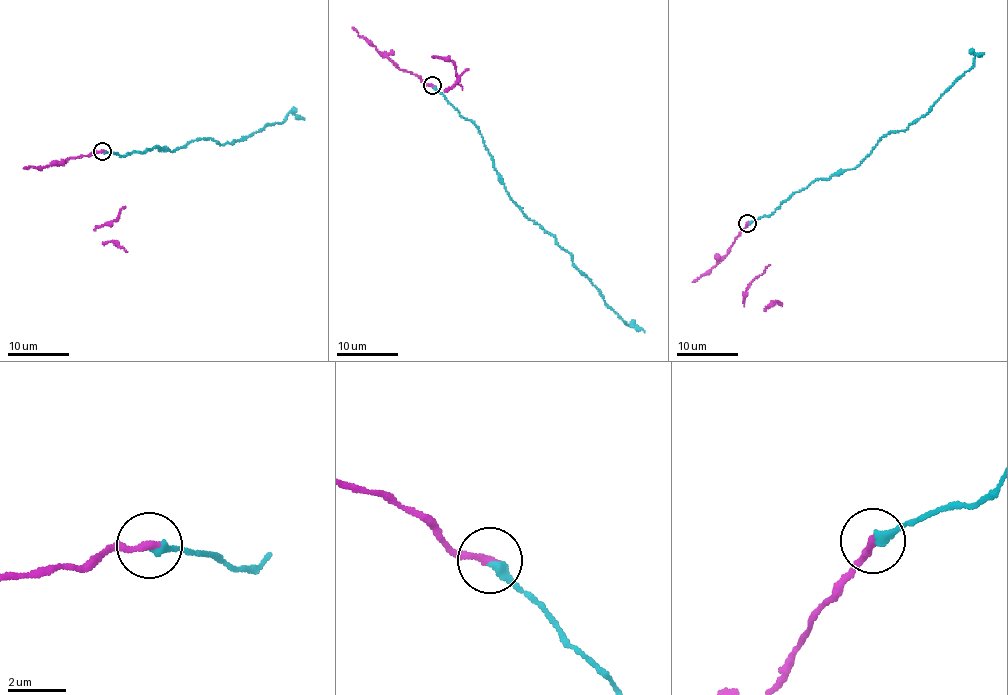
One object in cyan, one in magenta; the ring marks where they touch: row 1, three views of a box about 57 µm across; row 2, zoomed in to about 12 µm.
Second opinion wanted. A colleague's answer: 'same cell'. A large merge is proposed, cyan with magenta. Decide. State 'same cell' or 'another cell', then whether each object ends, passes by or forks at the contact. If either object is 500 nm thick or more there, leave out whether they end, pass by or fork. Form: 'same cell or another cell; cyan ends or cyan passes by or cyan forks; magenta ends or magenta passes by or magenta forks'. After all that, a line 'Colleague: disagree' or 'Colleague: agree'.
another cell; cyan ends; magenta ends
Colleague: disagree

